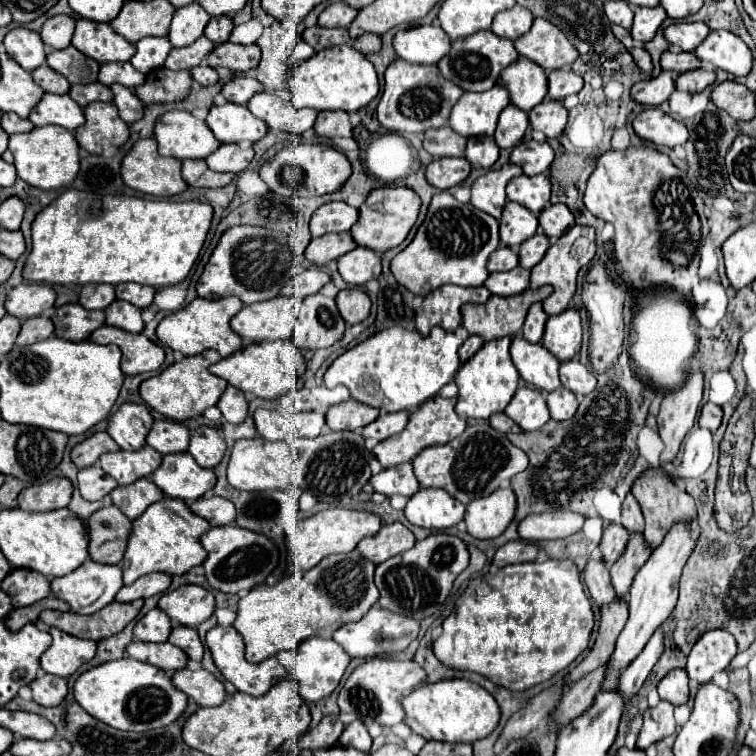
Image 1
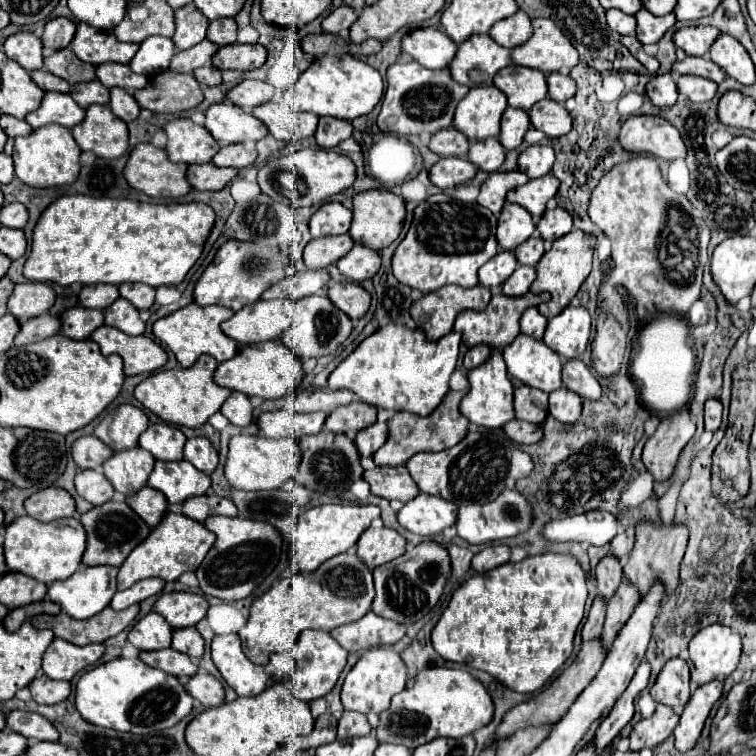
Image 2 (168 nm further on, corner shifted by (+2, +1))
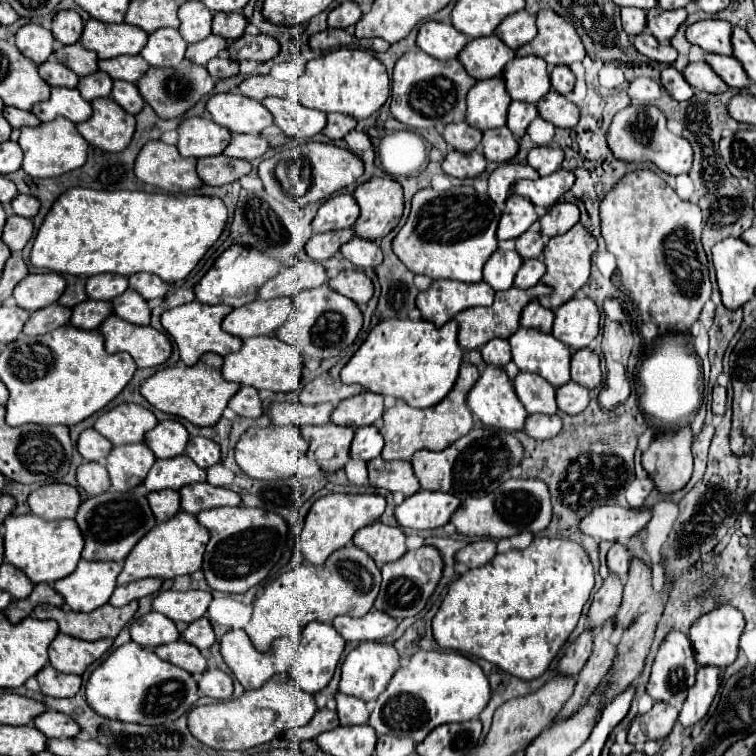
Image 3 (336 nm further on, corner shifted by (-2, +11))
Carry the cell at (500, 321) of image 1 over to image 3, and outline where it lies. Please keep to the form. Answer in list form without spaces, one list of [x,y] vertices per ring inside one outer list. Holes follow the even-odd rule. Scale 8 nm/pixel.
[[[537,284],[533,288],[521,290],[521,288],[509,288],[505,292],[495,292],[495,302],[489,308],[471,308],[465,310],[461,314],[455,316],[457,324],[459,324],[459,334],[457,334],[457,342],[463,350],[477,350],[483,344],[487,344],[493,338],[509,338],[517,328],[519,328],[519,318],[521,318],[521,310],[525,308],[525,304],[529,304],[531,300],[543,296],[543,294],[551,294],[551,288],[545,284]]]

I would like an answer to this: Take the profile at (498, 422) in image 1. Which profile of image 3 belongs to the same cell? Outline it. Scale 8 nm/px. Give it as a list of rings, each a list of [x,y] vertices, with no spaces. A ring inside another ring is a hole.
[[[531,414],[525,422],[525,434],[537,440],[549,440],[561,432],[561,418],[545,416],[545,414]]]

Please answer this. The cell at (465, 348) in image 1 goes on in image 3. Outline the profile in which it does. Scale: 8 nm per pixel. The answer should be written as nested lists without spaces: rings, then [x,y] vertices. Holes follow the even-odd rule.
[[[503,338],[491,340],[491,342],[487,342],[487,344],[481,348],[481,354],[483,354],[483,360],[485,360],[487,364],[505,366],[505,364],[511,360],[509,340],[503,340]]]

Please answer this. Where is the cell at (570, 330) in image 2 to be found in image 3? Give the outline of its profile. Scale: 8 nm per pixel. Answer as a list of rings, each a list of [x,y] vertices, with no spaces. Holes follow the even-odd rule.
[[[573,298],[555,312],[553,336],[571,350],[587,348],[599,332],[599,310],[589,298]]]

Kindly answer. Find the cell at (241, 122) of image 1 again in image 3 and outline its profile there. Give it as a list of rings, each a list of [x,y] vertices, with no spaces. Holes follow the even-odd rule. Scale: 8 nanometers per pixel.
[[[213,94],[207,112],[213,122],[237,134],[261,134],[263,128],[273,124],[271,112],[261,102],[241,94]]]

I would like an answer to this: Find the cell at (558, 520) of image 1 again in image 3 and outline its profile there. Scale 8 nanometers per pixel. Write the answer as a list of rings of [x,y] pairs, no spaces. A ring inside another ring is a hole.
[[[601,506],[595,508],[585,520],[581,520],[581,530],[597,540],[625,542],[637,532],[641,532],[651,520],[651,510],[631,510],[621,506]]]

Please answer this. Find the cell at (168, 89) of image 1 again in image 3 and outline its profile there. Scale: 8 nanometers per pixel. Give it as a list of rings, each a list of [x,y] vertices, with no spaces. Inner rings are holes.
[[[183,60],[177,68],[149,68],[149,72],[137,82],[137,88],[145,102],[155,110],[155,114],[163,120],[179,118],[183,116],[189,108],[193,108],[203,96],[211,94],[215,82],[205,70],[205,66],[197,66],[189,60]]]

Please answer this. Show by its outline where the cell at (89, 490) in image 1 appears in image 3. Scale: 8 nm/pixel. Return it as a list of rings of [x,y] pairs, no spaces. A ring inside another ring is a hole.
[[[83,462],[77,468],[77,482],[85,492],[89,492],[93,496],[109,490],[109,486],[111,486],[105,466],[101,466],[97,462]]]

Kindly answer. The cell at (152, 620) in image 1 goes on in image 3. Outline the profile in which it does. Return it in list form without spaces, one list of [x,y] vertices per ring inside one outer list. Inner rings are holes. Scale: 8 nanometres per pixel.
[[[149,612],[131,624],[131,640],[155,648],[179,640],[179,630],[173,620],[165,618],[163,614]]]

